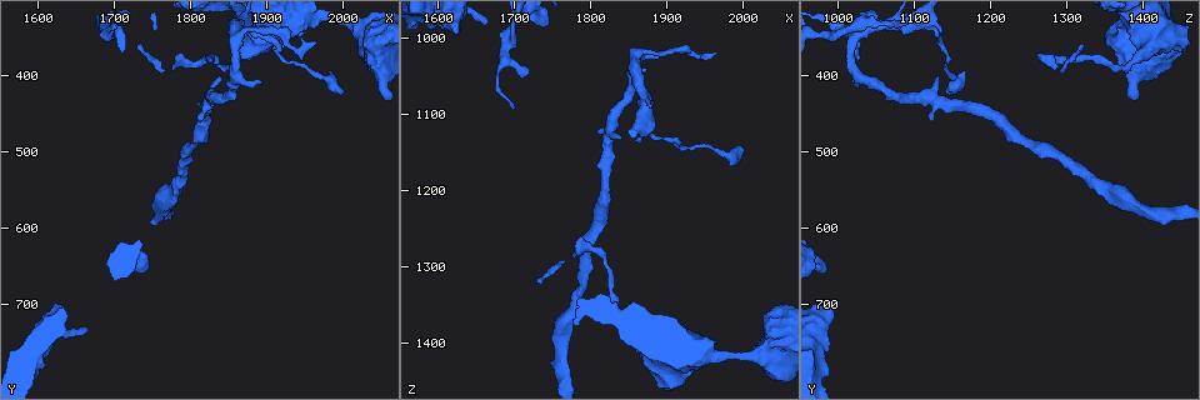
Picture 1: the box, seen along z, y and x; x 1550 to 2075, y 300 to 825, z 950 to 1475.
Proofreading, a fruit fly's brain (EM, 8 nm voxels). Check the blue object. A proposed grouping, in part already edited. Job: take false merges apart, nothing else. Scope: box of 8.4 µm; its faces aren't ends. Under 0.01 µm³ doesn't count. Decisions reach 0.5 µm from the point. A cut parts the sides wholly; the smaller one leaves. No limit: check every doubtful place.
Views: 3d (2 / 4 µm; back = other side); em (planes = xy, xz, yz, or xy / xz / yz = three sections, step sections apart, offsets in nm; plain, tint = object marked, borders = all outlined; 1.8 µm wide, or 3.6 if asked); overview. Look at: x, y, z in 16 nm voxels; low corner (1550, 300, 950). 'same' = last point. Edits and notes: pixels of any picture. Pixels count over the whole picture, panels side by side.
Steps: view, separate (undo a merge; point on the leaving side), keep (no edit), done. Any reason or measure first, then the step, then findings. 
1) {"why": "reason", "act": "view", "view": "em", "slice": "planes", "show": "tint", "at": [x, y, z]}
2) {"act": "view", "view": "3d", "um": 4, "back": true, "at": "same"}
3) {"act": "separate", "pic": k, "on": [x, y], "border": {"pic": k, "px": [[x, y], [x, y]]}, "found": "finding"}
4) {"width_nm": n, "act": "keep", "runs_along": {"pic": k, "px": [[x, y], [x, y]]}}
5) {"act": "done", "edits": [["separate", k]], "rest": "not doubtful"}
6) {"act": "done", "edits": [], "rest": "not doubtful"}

{"why": "calibre changes", "act": "view", "view": "3d", "um": 4, "at": [1860, 345, 1025]}

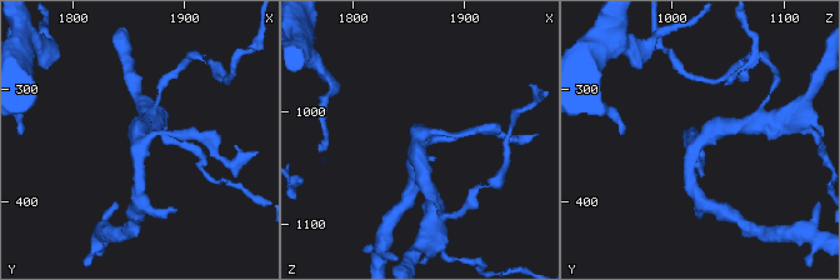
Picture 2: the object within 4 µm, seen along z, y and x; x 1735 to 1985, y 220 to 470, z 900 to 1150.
{"arms": 3, "why": "need the tissue", "act": "view", "view": "em", "slice": "xz", "step": 16, "show": "tint", "at": [1860, 344, 1028]}

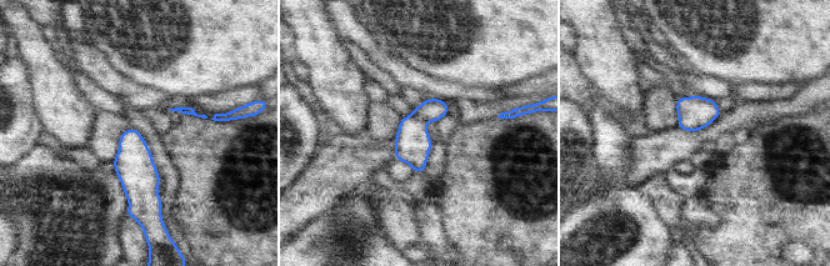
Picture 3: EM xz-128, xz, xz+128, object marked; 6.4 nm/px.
{"act": "view", "view": "em", "slice": "planes", "show": "tint", "at": "same"}

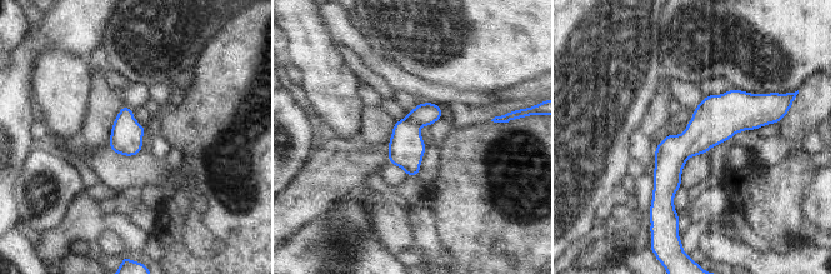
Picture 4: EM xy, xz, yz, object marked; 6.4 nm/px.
{"act": "keep", "found": "all the same cell"}

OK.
{"why": "calibre changes", "act": "view", "view": "em", "slice": "xy", "step": 8, "show": "tint", "at": [1695, 340, 1010]}

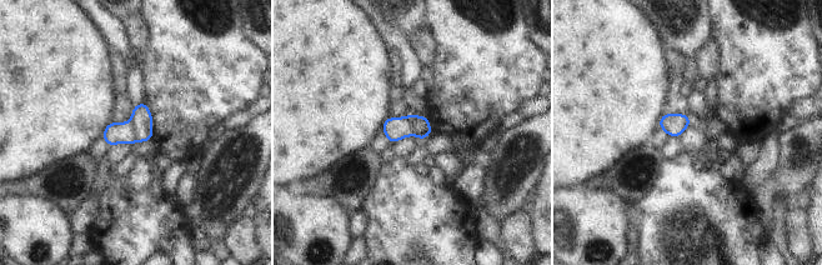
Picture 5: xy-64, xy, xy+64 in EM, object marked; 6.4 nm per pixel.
{"act": "separate", "pic": 5, "on": [115, 133], "found": "a second cell is stuck on"}

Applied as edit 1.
{"why": "thick turns thin", "act": "view", "view": "em", "slice": "yz", "step": 16, "show": "plain", "at": [1880, 335, 1125]}

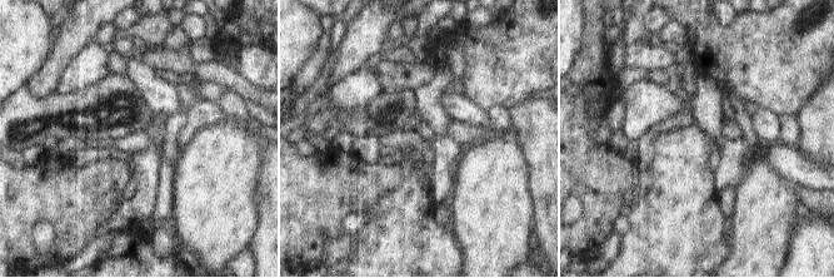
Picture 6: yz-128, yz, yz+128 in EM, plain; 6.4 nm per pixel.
{"act": "view", "view": "em", "slice": "yz", "step": 16, "show": "borders", "at": "same"}

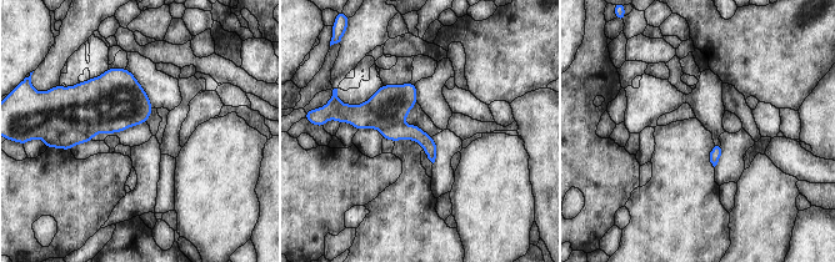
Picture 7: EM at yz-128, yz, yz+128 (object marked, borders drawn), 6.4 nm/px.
{"act": "keep", "found": "continuous, no second cell"}

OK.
{"act": "done", "edits": [["separate", 5]], "rest": "not doubtful"}

